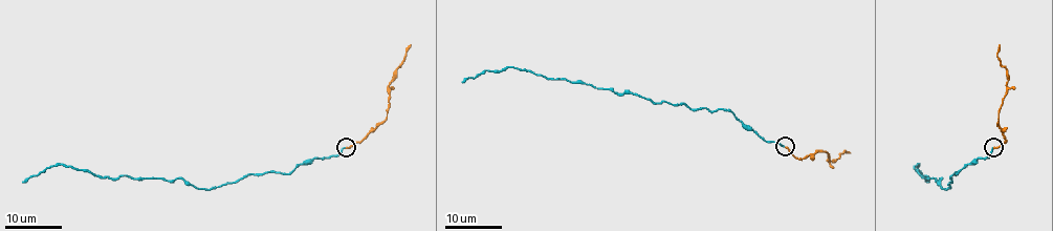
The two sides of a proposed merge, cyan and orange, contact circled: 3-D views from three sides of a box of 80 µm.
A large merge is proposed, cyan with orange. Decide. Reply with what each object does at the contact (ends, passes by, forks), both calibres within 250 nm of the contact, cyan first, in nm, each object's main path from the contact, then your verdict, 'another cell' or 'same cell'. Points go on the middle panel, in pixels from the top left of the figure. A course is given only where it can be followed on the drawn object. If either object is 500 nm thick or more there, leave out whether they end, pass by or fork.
cyan ends; orange ends; calibres 140 and 190 nm; course cyan (785, 147), (762, 140), (728, 110), (652, 103), (585, 83), (548, 79), (525, 69), (485, 70), (461, 82); course orange (785, 147), (801, 159), (826, 151), (830, 161), (846, 150), (850, 152); another cell

